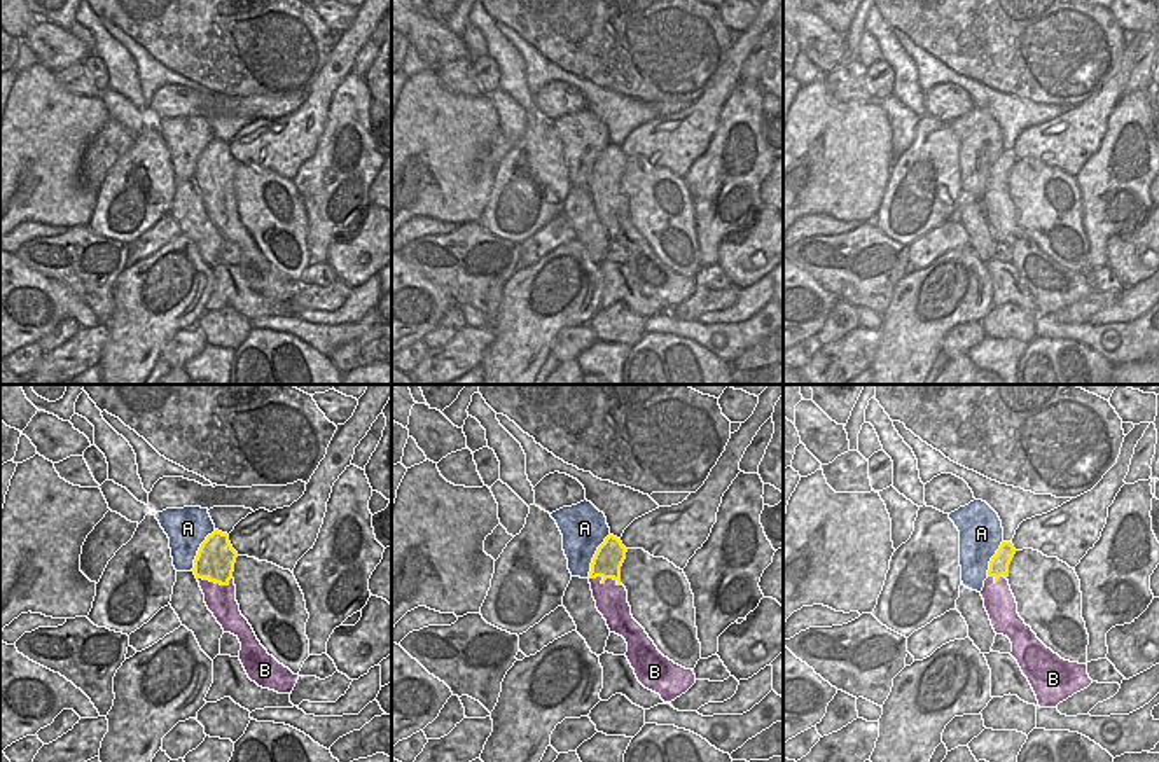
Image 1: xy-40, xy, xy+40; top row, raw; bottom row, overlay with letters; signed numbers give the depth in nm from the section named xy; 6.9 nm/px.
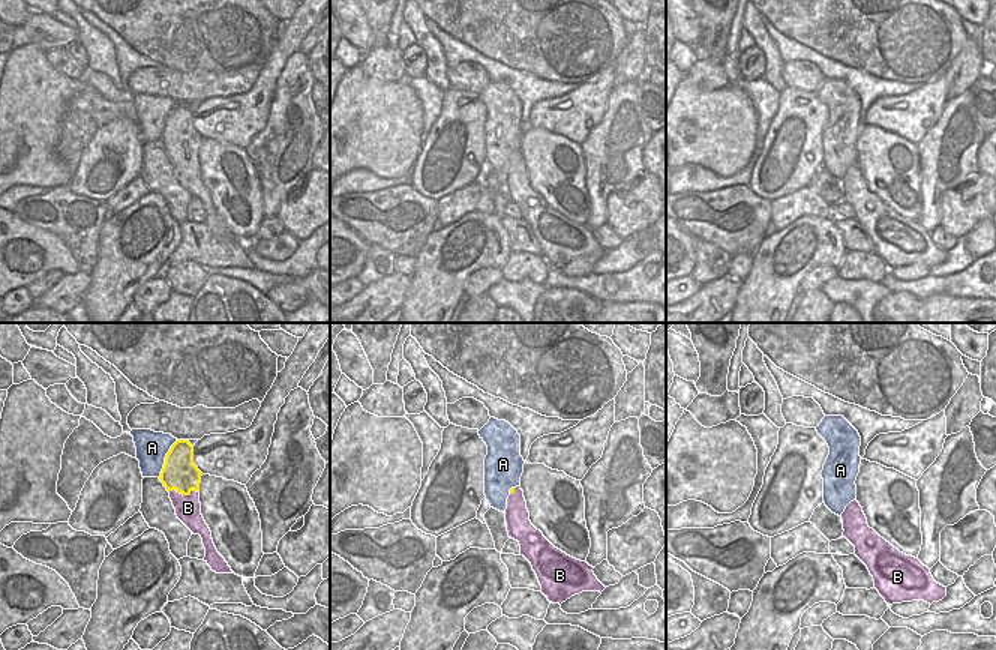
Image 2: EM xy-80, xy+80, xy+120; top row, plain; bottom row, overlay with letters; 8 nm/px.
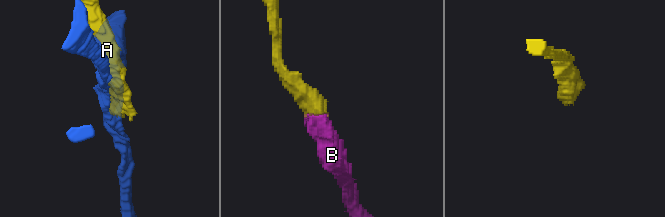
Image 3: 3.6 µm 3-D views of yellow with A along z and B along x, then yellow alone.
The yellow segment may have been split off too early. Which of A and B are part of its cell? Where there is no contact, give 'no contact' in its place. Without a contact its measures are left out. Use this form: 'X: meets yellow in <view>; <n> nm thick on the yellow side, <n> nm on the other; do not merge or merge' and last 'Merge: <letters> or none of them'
A: meets yellow in xy; 200 nm thick on the yellow side, 320 nm on the other; do not merge
B: meets yellow in xy; 200 nm thick on the yellow side, 220 nm on the other; do not merge
Merge: none of them

